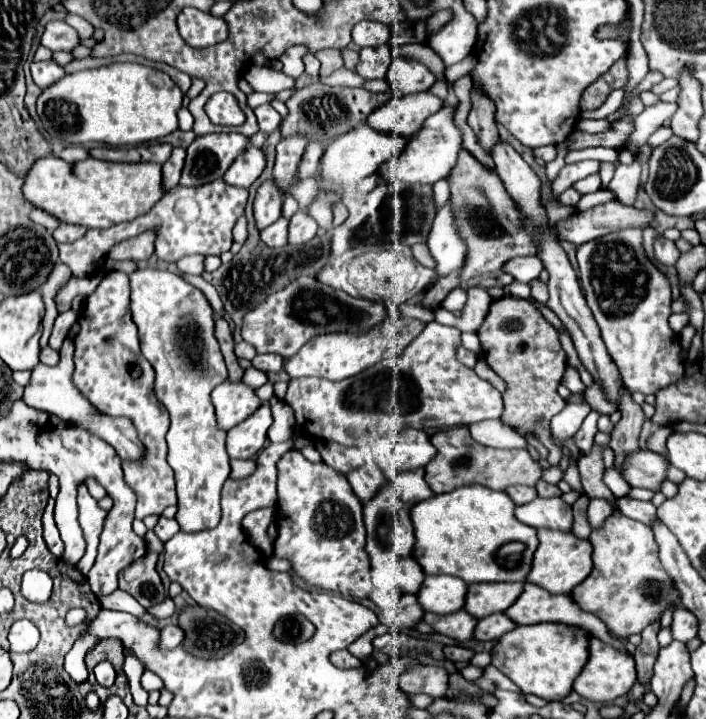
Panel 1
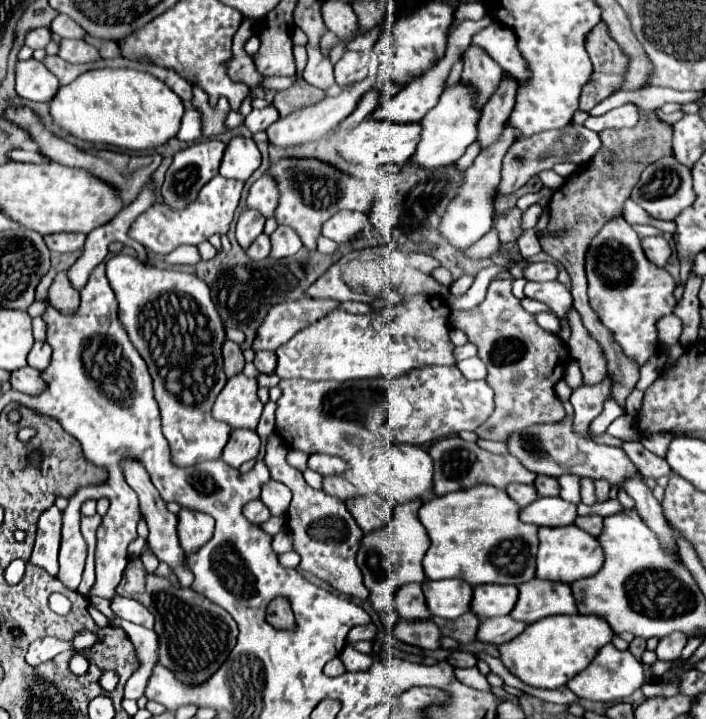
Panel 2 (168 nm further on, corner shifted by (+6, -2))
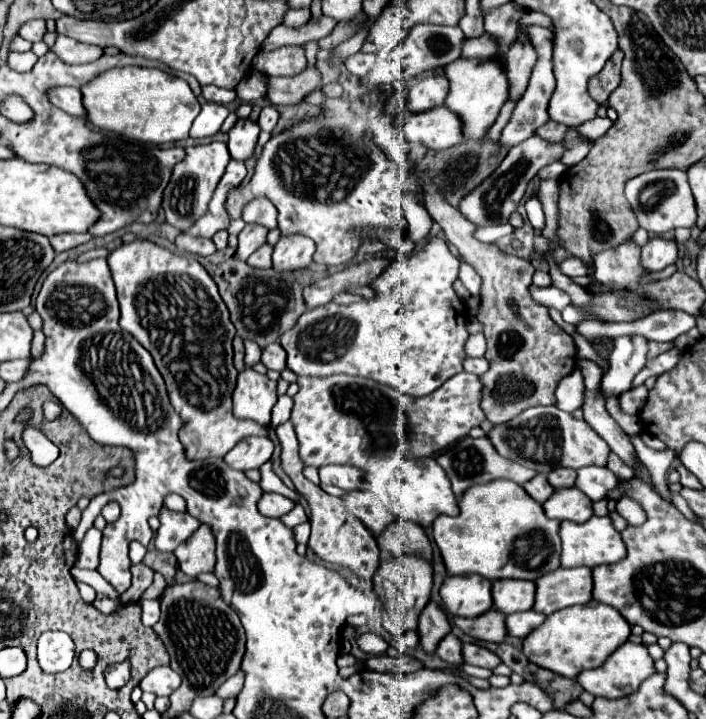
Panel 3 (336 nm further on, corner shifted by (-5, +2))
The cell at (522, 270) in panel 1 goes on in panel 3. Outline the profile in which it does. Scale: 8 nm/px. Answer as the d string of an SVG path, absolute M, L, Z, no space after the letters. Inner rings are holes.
M571 257L571 259L561 261L561 263L559 263L559 269L561 269L563 275L567 275L567 277L571 277L571 279L577 277L577 275L587 275L587 273L589 273L587 265L585 265L583 261L579 261L577 257Z

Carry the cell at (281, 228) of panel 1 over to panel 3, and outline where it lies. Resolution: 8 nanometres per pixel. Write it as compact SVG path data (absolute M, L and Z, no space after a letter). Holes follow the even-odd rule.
M269 243L261 245L255 253L251 253L251 257L247 259L247 263L251 267L259 267L259 269L271 267L271 249L273 249L273 245L269 245Z

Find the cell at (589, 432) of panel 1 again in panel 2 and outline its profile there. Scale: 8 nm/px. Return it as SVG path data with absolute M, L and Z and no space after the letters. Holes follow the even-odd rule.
M610 373L596 385L580 385L572 391L570 403L574 407L574 425L578 433L586 435L592 419L602 413L602 405L610 397L612 397L612 375Z

